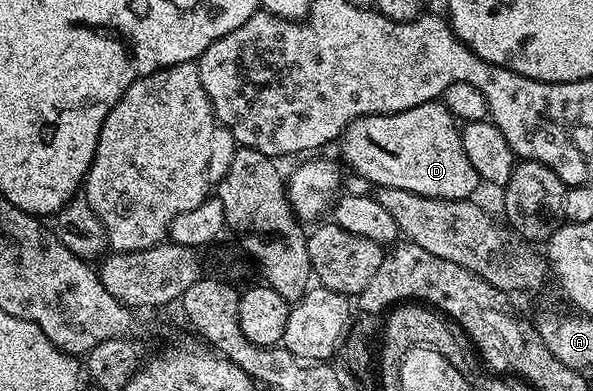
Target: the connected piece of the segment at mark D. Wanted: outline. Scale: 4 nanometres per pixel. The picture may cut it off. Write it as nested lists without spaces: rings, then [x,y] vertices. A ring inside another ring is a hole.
[[[430,100],[404,112],[362,116],[343,131],[342,163],[376,189],[409,190],[427,198],[469,200],[481,188],[477,170],[465,154],[463,133],[455,115],[439,100]]]

